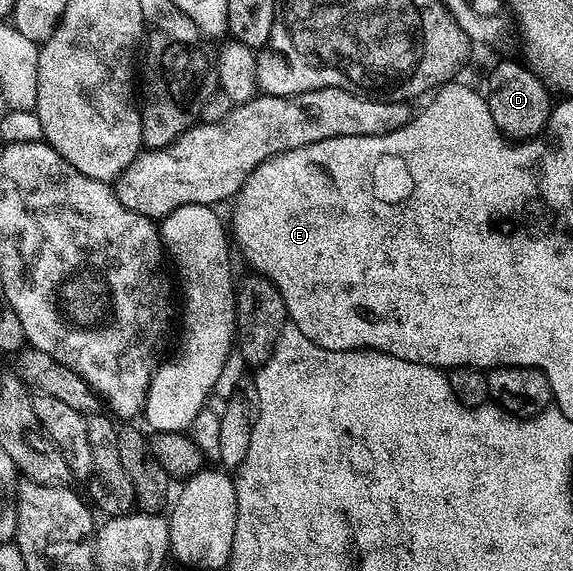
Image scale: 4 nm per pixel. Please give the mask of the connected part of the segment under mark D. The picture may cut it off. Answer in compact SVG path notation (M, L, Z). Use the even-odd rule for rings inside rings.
M502 60L490 72L484 87L486 105L492 114L492 122L502 135L514 142L521 142L543 135L550 123L552 99L550 92L542 85L542 80L530 68L517 64L514 60Z

